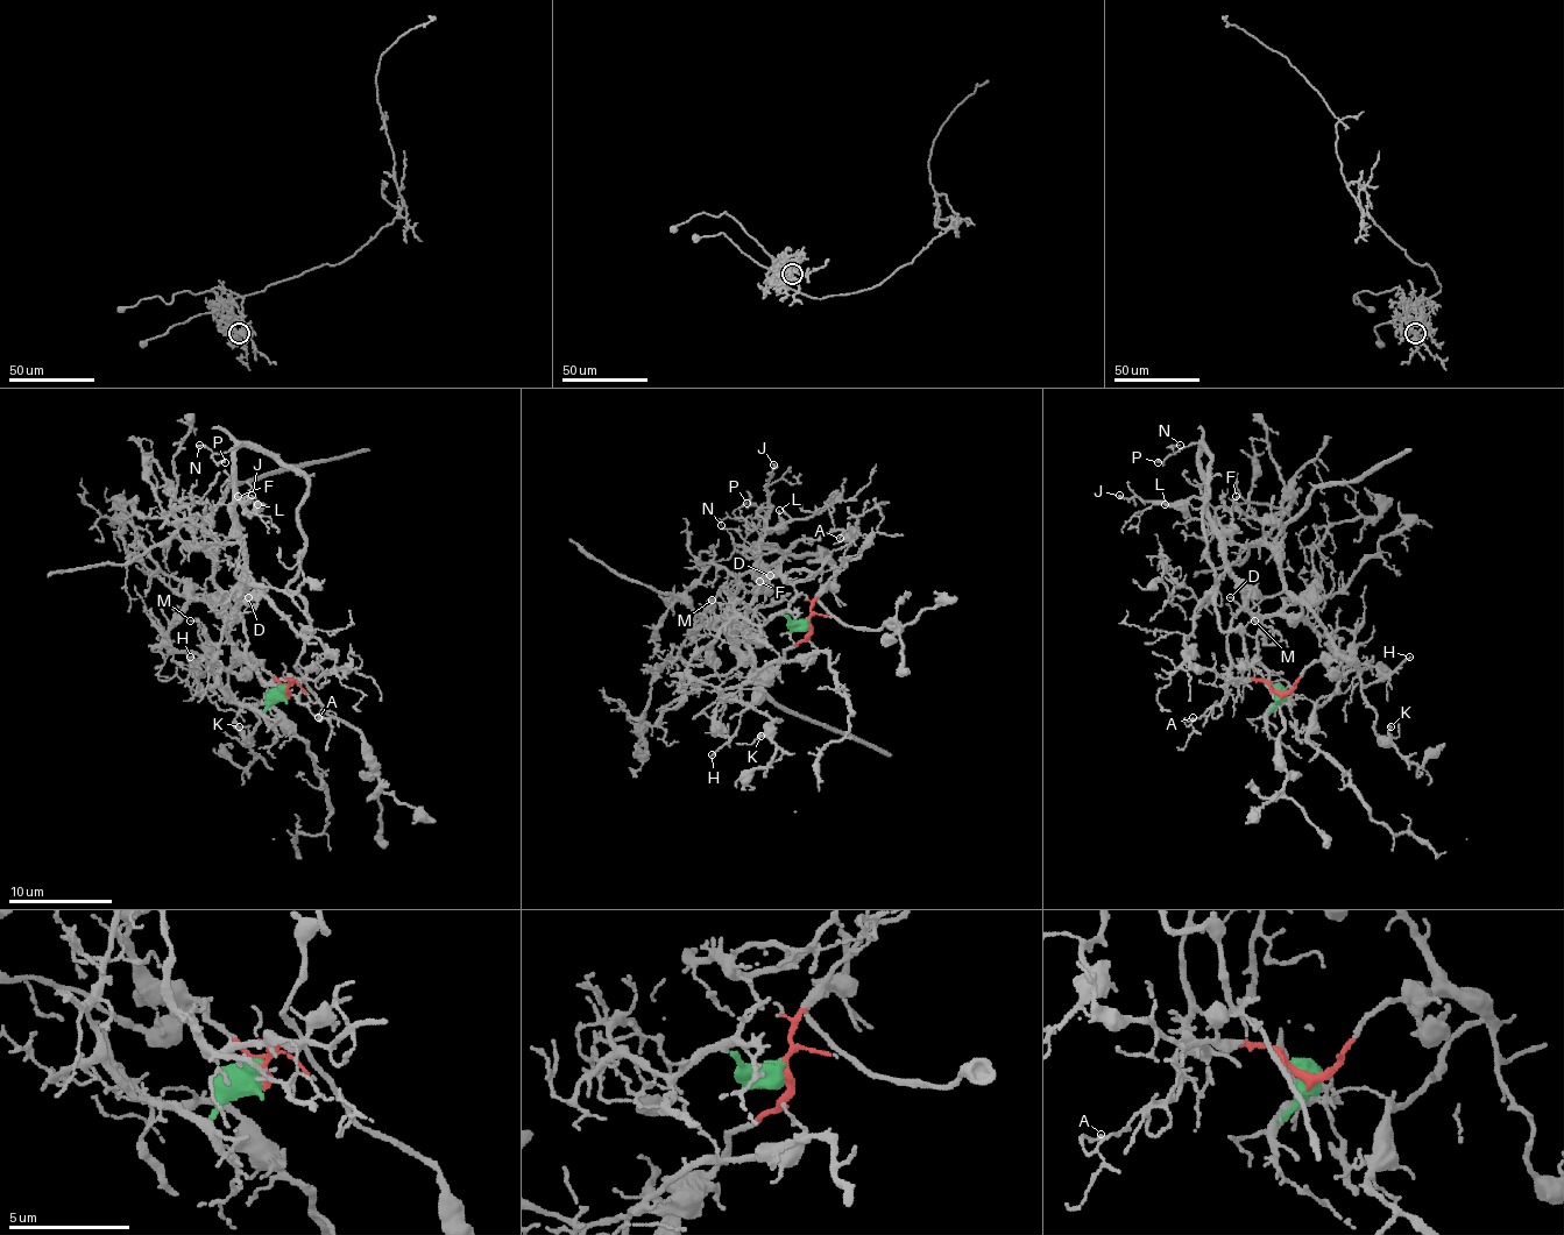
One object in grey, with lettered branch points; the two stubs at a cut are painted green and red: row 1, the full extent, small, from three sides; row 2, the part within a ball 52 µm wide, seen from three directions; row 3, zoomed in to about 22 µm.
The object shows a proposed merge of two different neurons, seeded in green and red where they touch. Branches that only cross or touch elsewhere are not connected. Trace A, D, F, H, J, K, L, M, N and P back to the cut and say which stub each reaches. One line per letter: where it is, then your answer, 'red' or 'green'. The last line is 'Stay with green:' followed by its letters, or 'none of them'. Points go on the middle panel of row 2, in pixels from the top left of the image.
A: at (840, 538); green
D: at (770, 575); green
F: at (759, 581); green
H: at (712, 754); red
J: at (773, 465); green
K: at (761, 736); red
L: at (779, 510); green
M: at (712, 600); green
N: at (721, 525); green
P: at (747, 503); green
Stay with green: A, D, F, J, L, M, N, P

